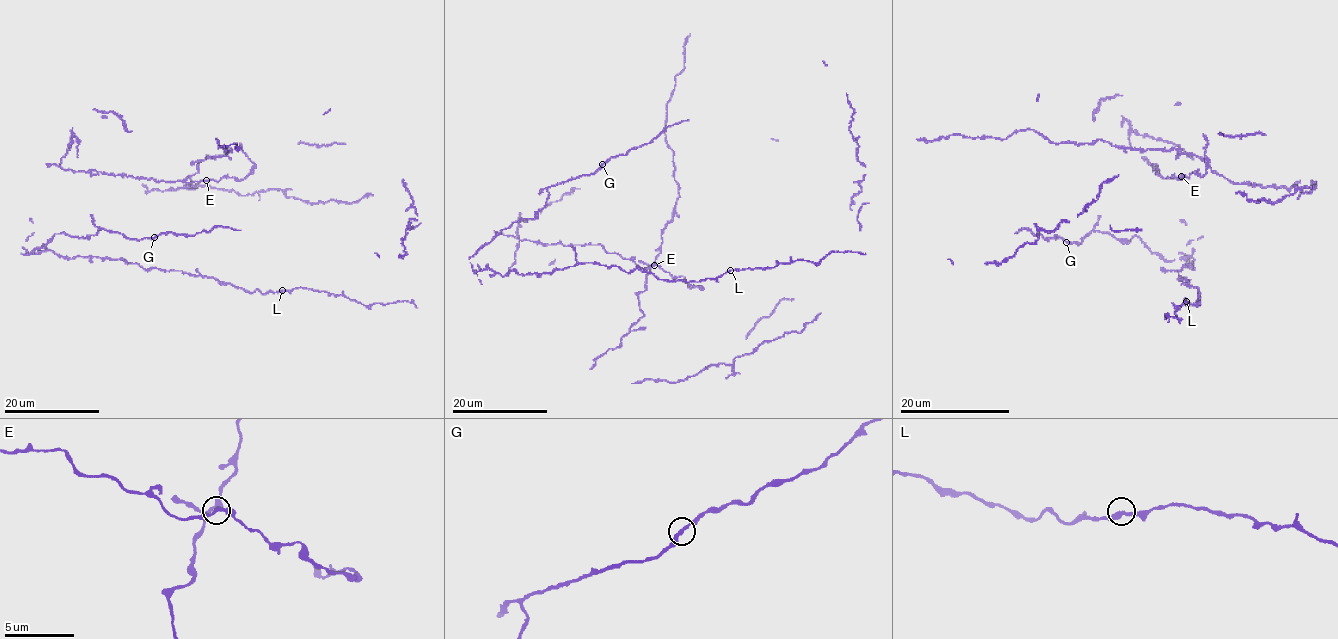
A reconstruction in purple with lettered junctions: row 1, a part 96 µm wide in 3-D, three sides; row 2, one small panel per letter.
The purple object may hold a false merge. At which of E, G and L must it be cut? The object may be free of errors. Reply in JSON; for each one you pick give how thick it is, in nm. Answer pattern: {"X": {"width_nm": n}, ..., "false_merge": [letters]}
{"false_merge": []}

